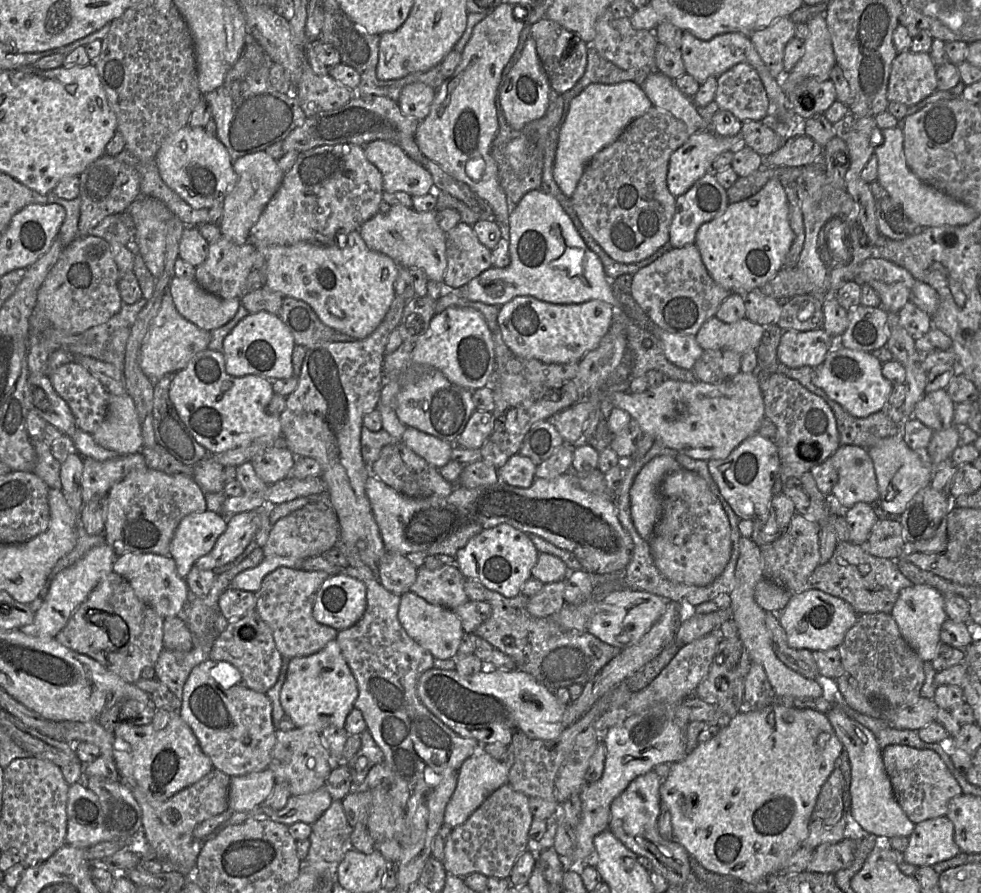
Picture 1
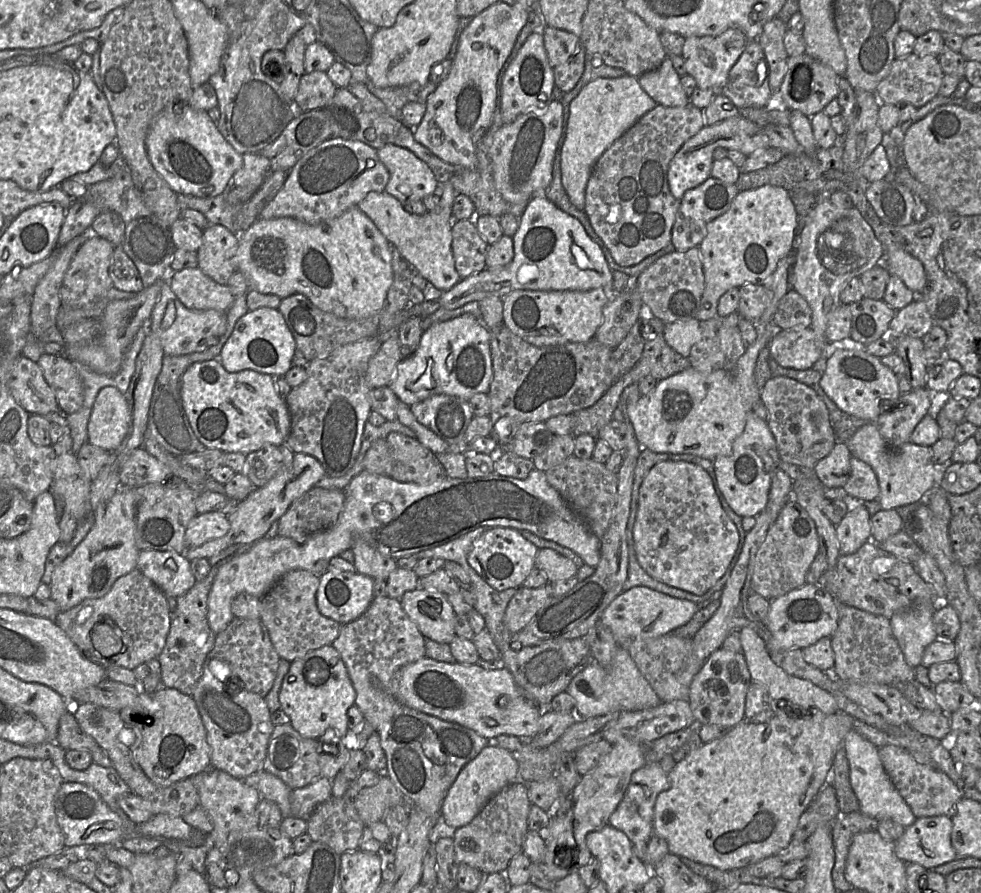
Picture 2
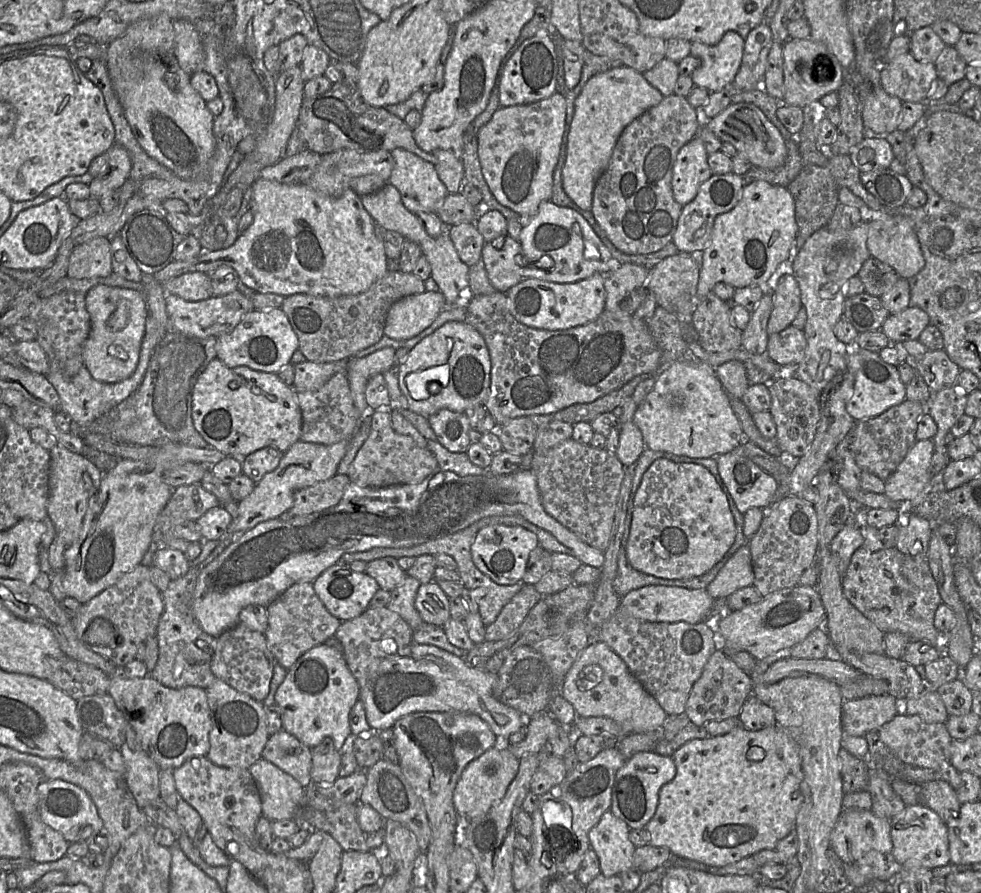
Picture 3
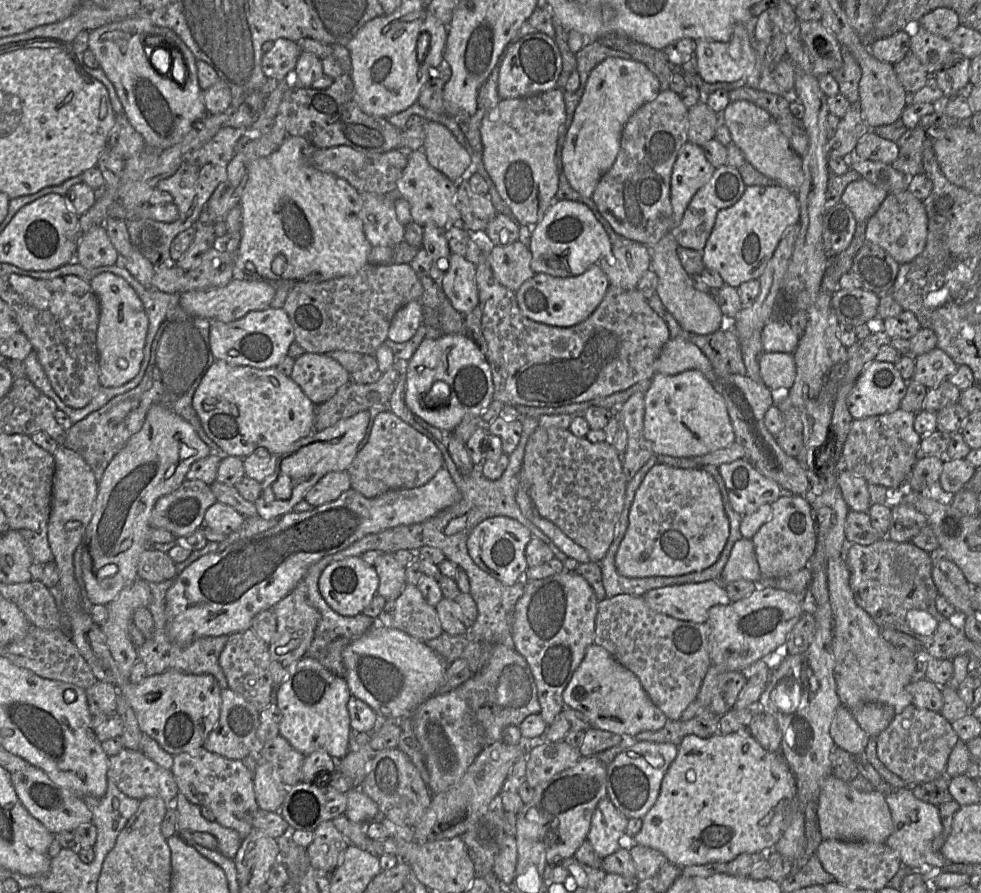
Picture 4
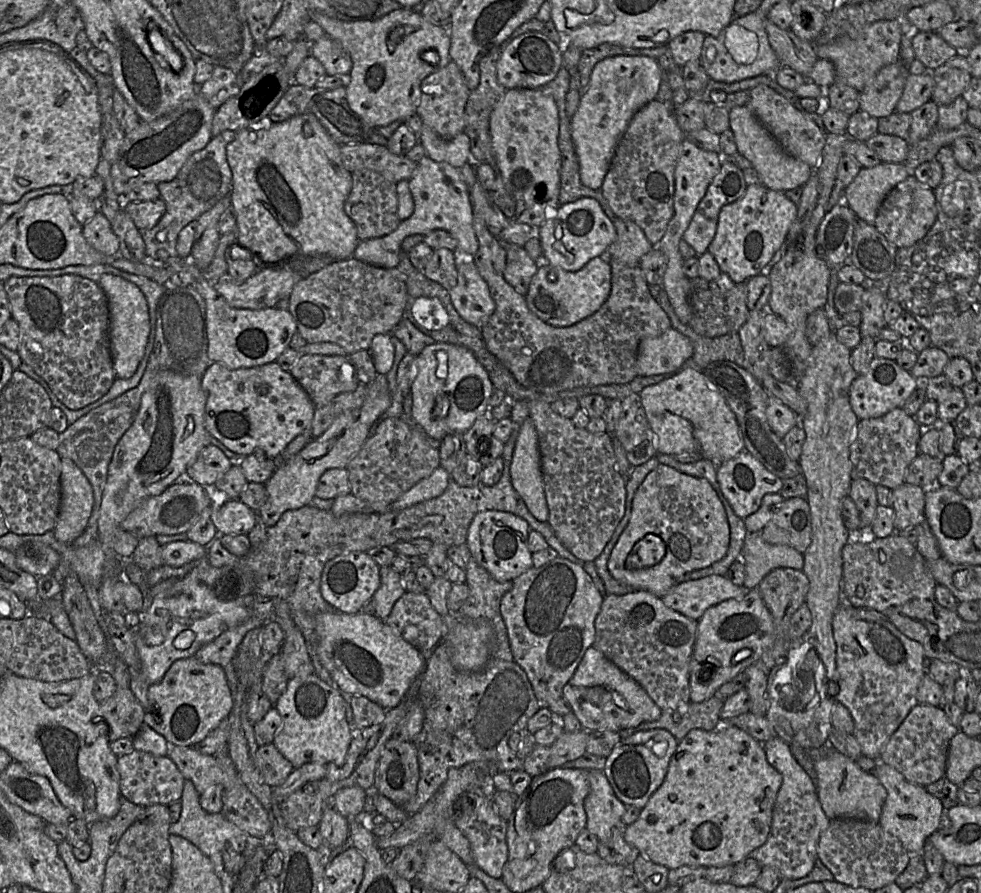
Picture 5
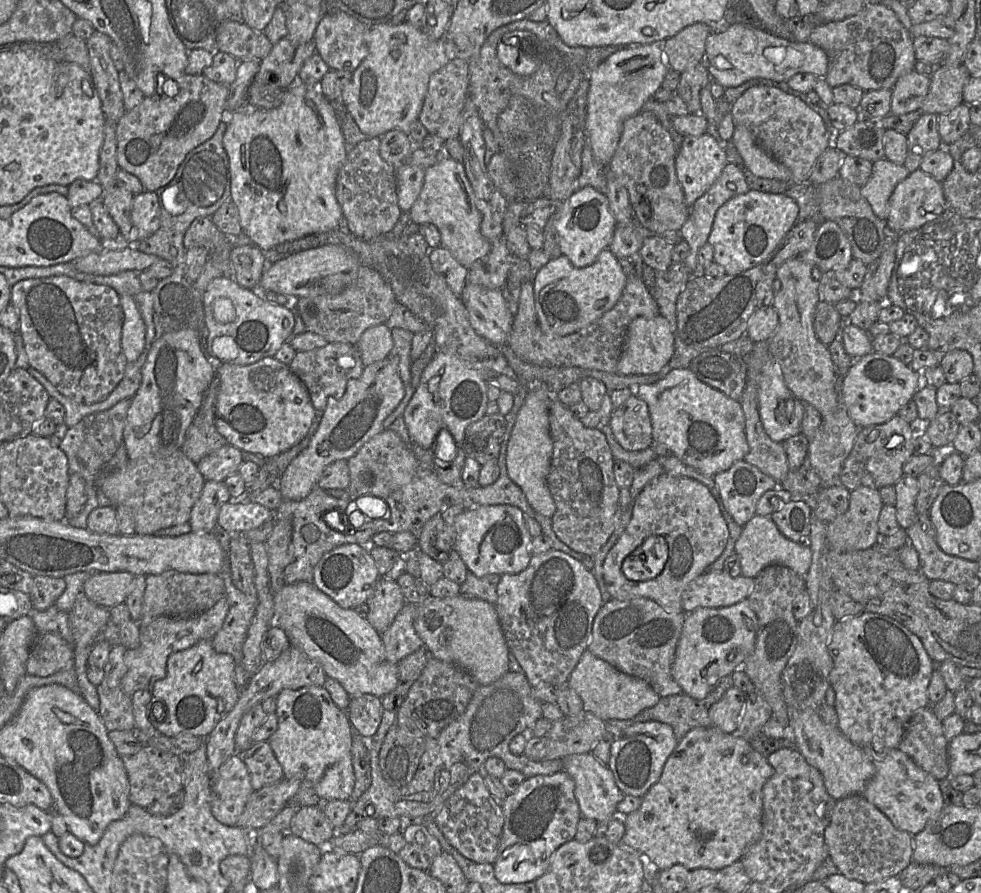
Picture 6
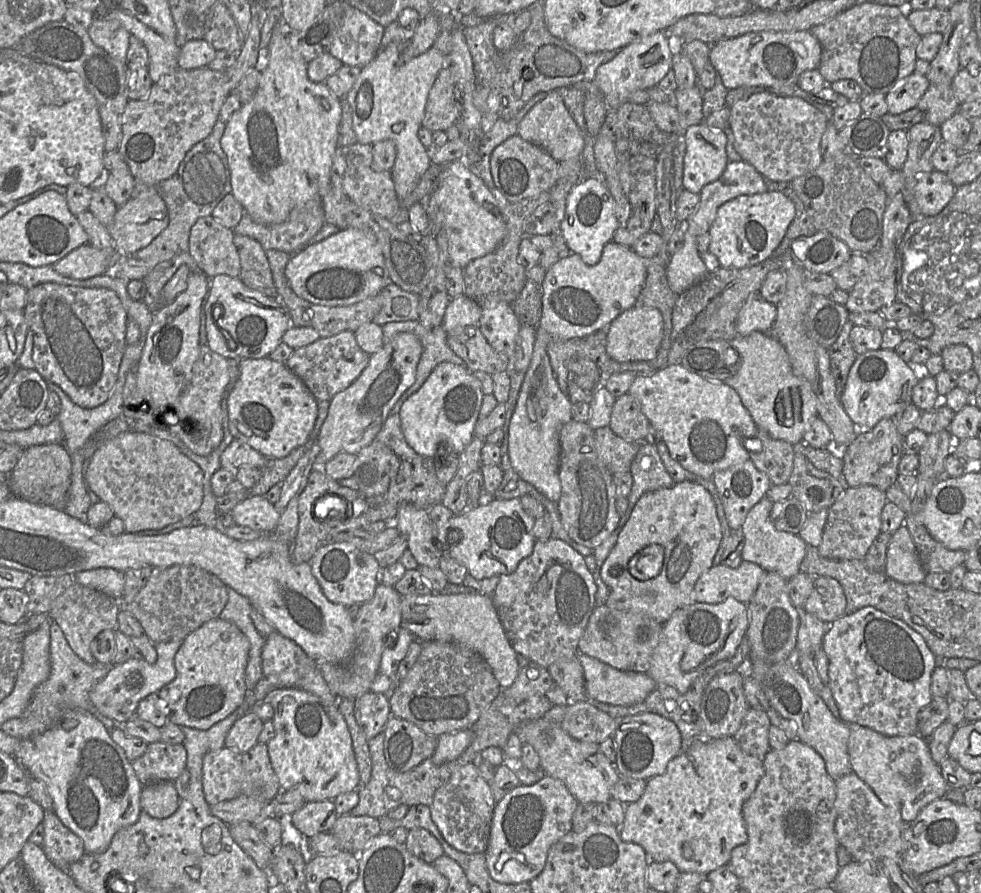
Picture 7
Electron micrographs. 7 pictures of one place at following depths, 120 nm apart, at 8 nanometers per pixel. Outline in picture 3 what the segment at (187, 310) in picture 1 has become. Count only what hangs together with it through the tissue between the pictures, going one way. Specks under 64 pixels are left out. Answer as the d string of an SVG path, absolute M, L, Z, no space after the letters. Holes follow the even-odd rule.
M205 272L184 273L161 284L166 293L175 294L188 301L199 301L213 296L211 280Z

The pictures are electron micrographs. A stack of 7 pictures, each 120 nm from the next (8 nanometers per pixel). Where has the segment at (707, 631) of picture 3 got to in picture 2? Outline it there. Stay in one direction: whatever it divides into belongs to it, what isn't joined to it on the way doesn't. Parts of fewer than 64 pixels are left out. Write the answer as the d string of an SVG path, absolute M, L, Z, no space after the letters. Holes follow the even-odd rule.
M668 633L656 638L633 639L626 645L622 645L621 648L628 651L638 670L648 681L661 702L678 699L689 701L690 684L706 661L695 655L692 639L680 638L673 633Z

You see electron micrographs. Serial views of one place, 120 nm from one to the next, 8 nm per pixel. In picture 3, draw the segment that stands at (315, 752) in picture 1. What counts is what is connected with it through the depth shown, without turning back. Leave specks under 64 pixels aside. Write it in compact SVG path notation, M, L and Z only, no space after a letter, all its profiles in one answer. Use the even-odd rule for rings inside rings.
M283 729L269 737L262 758L291 775L304 788L313 783L311 748Z

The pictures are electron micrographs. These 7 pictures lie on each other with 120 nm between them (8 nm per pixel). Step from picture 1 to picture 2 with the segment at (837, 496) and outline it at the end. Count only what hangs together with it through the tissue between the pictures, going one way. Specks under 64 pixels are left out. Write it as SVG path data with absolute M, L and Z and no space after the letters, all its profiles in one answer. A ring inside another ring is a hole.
M852 457L850 475L842 487L848 497L856 502L878 500L880 489L872 468L856 457Z

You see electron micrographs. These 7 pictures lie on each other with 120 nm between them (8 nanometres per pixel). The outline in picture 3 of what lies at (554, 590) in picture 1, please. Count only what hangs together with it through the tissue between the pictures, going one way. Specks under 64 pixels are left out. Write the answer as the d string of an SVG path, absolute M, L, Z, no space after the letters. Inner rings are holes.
M523 584L519 592L502 608L496 620L485 627L485 641L495 642L512 635L541 598L542 595L534 585Z

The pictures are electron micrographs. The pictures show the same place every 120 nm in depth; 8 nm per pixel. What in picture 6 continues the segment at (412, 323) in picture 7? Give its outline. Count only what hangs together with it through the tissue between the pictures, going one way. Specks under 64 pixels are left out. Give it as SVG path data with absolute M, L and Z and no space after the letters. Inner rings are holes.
M396 327L391 329L391 334L394 345L390 355L394 357L397 356L399 375L405 388L405 395L394 411L383 421L384 428L389 428L399 416L403 416L407 405L416 391L411 384L412 362L410 358L411 343L414 333L406 329Z

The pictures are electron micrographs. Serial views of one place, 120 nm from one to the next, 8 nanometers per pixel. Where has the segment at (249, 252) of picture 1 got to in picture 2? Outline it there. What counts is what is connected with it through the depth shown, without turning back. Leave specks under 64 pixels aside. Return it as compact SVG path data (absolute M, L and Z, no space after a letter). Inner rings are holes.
M210 225L203 231L197 267L217 283L227 285L231 275L237 271L235 254L238 243L238 234L222 225Z

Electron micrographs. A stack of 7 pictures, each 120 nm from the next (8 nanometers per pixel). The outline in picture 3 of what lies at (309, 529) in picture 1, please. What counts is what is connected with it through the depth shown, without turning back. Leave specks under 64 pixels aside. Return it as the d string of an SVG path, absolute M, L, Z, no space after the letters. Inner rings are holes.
M336 473L328 480L311 487L298 489L294 493L294 504L290 512L293 517L299 517L336 506L341 501L350 482L348 474Z

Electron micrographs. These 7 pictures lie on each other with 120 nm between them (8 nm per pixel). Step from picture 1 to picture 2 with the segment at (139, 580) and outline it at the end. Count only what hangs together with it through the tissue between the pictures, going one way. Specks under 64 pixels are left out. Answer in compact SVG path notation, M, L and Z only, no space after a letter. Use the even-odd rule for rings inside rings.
M140 551L136 568L167 597L175 599L185 594L196 582L190 561L183 553L175 551Z

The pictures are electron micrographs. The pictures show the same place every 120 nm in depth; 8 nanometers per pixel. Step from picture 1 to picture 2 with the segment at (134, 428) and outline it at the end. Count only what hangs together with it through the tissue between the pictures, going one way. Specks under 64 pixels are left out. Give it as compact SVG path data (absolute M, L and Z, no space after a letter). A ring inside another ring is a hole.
M114 386L103 387L88 423L88 441L107 451L116 450L131 427L131 411L125 395Z

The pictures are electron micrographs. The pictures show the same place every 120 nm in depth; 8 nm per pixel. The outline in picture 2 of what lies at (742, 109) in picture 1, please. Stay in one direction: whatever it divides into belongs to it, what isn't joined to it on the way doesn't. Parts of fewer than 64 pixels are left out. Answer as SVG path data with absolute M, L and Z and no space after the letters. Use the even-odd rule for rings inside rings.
M750 40L744 52L730 70L727 82L718 93L729 98L738 108L765 108L772 98L769 85L769 68L758 40Z

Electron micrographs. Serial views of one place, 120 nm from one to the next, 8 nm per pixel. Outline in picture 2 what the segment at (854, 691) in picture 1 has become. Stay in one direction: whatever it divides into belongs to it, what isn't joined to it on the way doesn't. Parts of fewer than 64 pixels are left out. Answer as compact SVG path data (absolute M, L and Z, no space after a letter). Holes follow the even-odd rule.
M835 600L838 624L831 635L834 652L833 675L844 682L865 682L893 685L915 679L892 632L890 619L847 606Z

